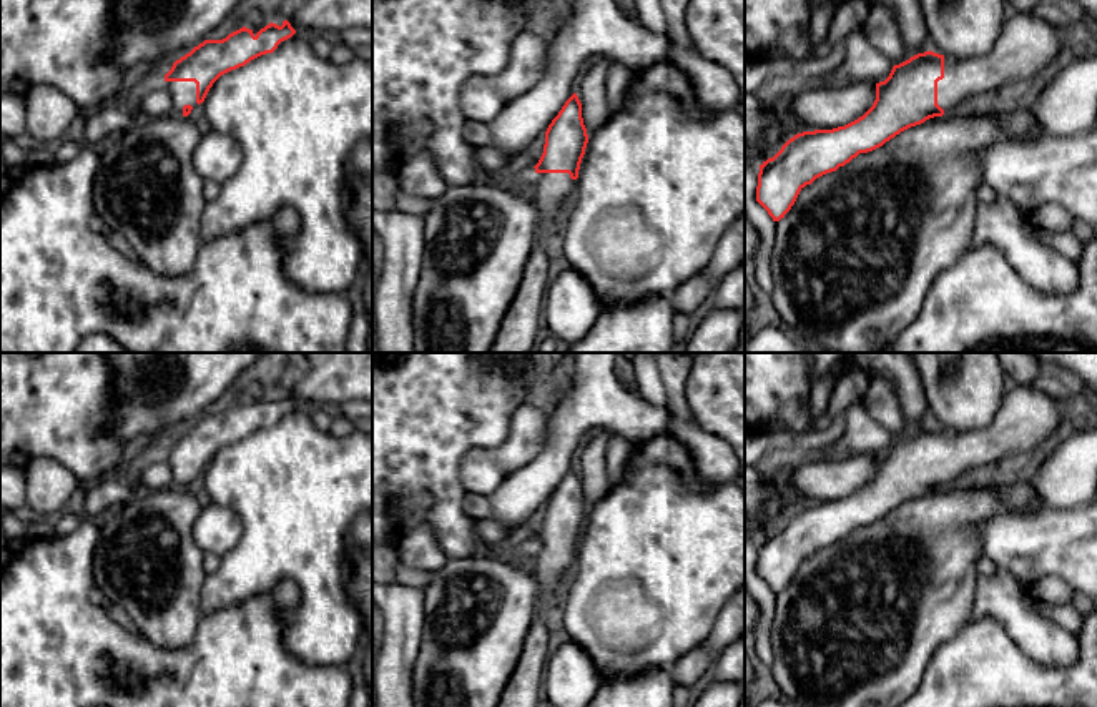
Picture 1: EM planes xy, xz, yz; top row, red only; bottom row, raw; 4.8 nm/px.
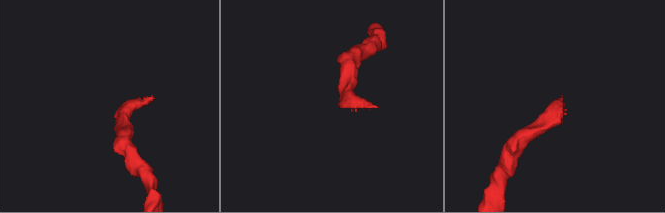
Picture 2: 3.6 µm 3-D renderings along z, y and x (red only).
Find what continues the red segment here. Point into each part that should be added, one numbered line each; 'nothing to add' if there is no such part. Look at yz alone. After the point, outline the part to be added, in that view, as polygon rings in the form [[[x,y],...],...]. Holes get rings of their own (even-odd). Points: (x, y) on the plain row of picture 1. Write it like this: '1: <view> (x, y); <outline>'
1: yz (1028, 416); [[[1009,384],[989,426],[977,431],[944,429],[937,477],[944,487],[961,474],[987,464],[1009,466],[1014,457],[1045,441],[1060,424],[1059,396],[1032,384]]]

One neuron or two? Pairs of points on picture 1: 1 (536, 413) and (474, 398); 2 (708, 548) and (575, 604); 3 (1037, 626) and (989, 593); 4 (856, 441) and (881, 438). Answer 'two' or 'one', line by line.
1: two
2: one
3: one
4: one

